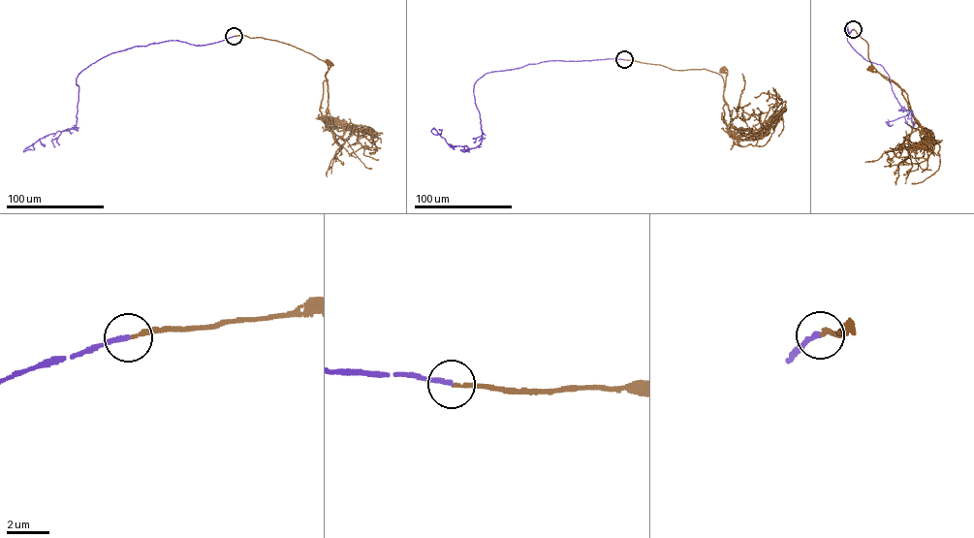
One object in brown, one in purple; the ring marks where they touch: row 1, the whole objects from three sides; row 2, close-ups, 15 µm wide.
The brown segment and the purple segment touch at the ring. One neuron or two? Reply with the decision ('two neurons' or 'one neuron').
one neuron

